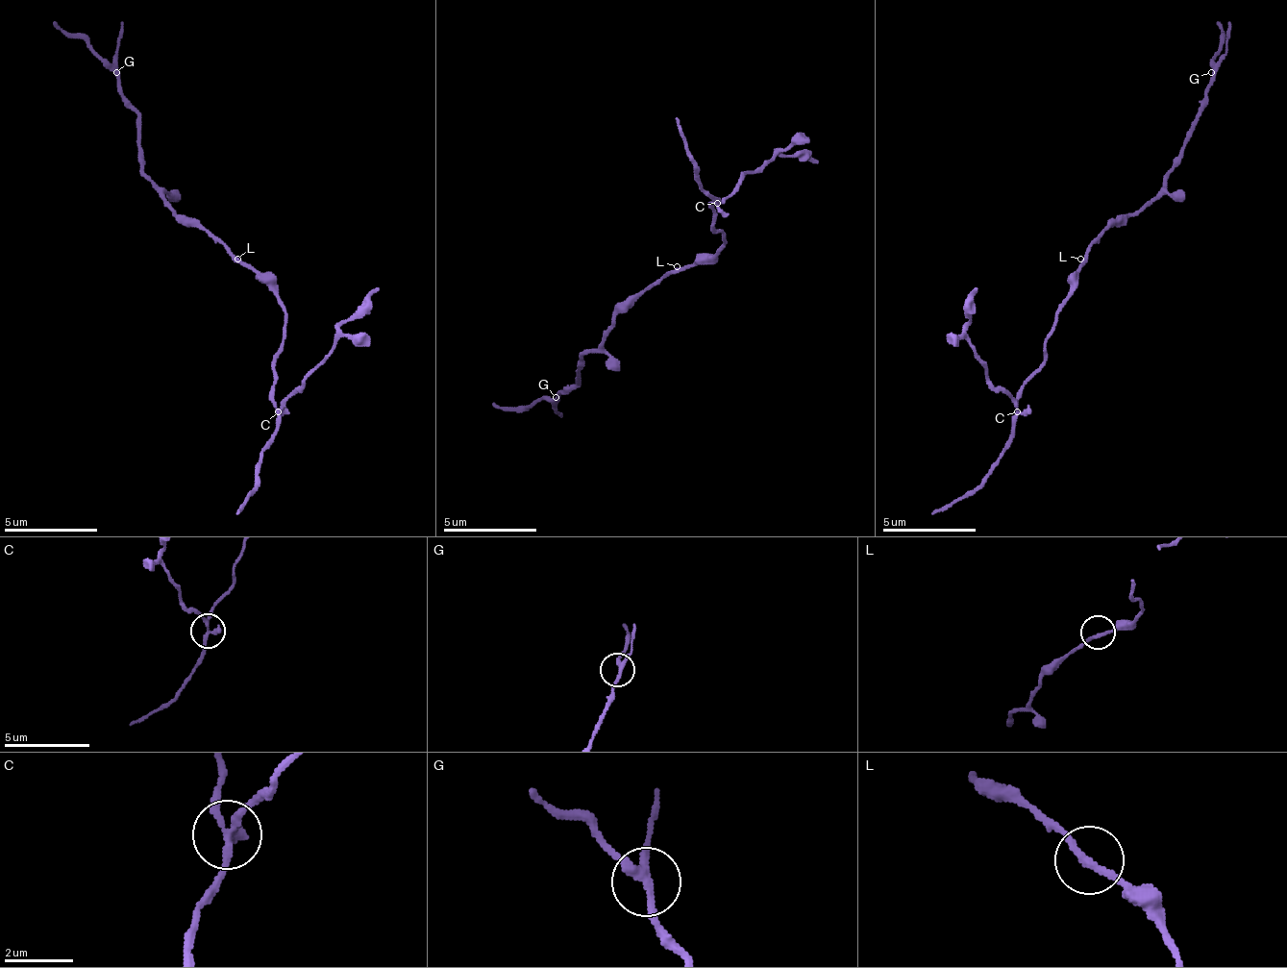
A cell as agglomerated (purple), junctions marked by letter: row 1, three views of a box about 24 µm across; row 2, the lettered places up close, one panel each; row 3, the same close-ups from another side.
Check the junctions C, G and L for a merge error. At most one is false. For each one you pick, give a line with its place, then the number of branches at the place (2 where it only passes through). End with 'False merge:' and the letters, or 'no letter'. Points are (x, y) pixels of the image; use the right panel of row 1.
C: at (1017, 411); 3 branches meet
False merge: C

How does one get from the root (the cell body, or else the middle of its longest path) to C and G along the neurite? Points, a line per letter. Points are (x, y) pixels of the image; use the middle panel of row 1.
C: (677, 271), (709, 258), (723, 243), (723, 234), (714, 229), (714, 206), (719, 201)
G: (677, 271), (667, 271), (616, 318), (611, 332), (583, 359), (579, 379), (556, 397)

